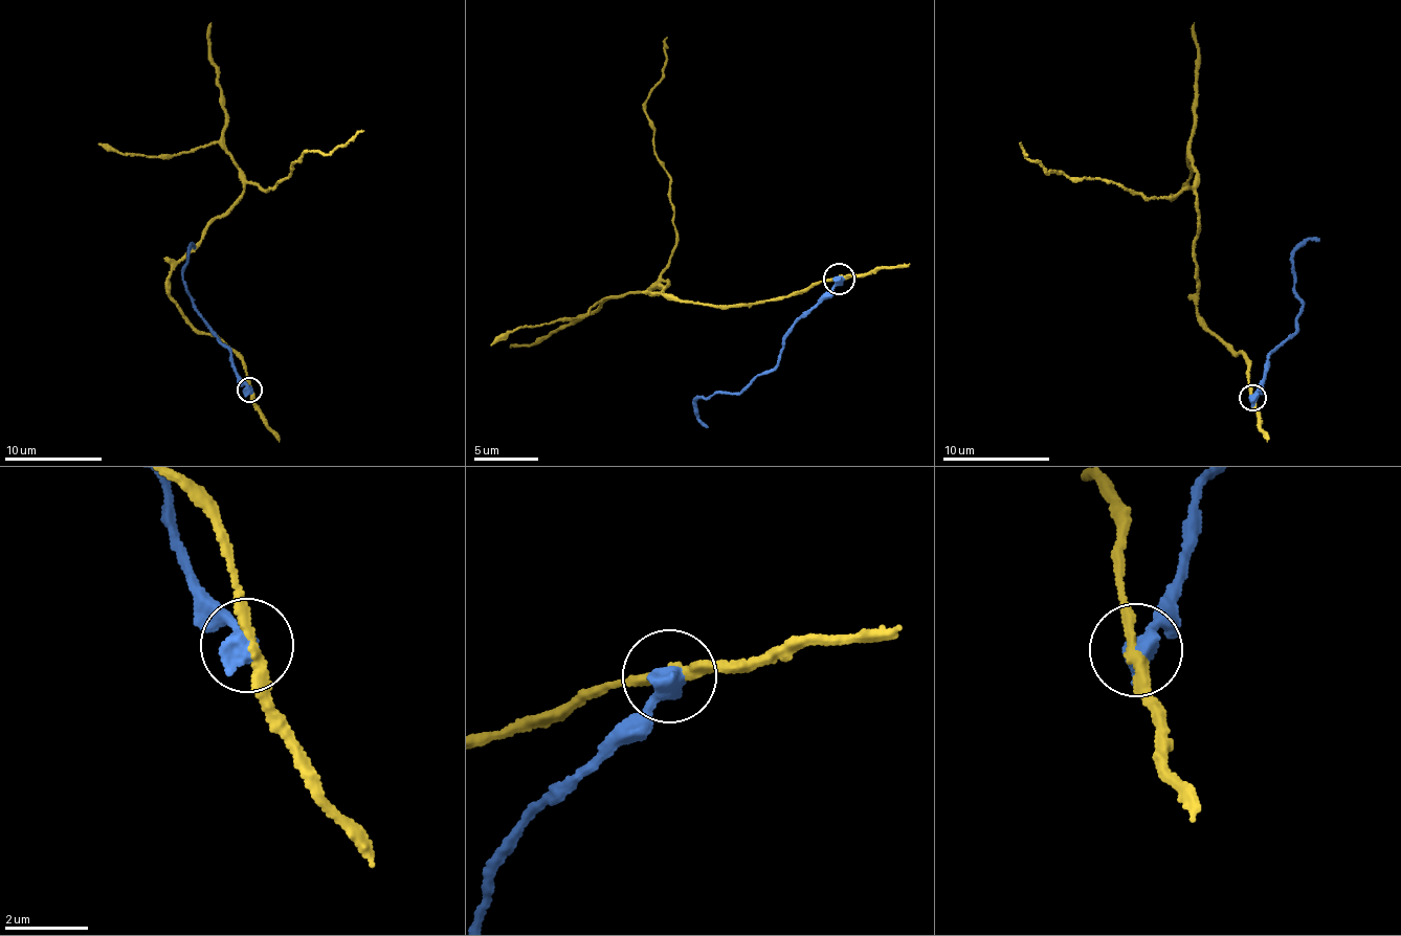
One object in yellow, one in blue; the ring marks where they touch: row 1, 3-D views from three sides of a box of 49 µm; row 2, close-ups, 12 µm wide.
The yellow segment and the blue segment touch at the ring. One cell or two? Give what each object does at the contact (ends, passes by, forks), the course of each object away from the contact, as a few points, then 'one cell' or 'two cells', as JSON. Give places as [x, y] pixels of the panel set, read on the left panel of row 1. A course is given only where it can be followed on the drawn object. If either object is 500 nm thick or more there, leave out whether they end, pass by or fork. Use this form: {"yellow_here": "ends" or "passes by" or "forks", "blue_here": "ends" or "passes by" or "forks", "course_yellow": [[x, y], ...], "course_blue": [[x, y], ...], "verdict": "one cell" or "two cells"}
{"course_yellow": [[250, 388], [244, 362], [170, 296], [171, 266], [243, 185], [275, 187], [307, 151], [363, 130]], "course_blue": [[248, 388], [232, 365], [230, 351], [193, 303], [182, 280], [188, 250], [194, 245]], "verdict": "two cells"}

